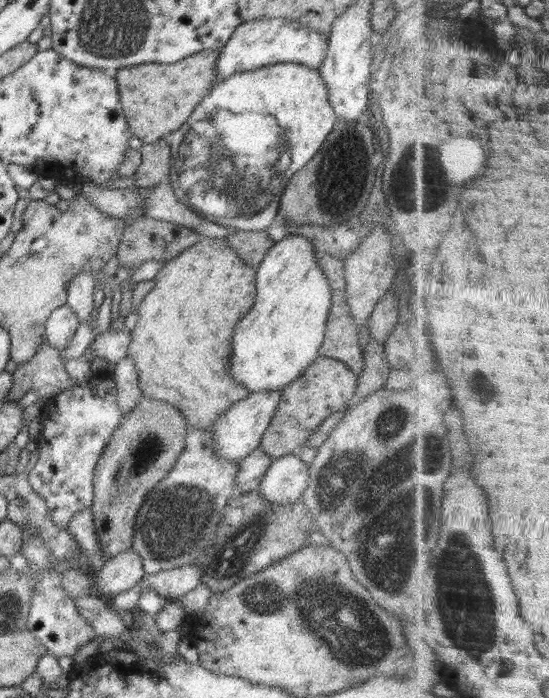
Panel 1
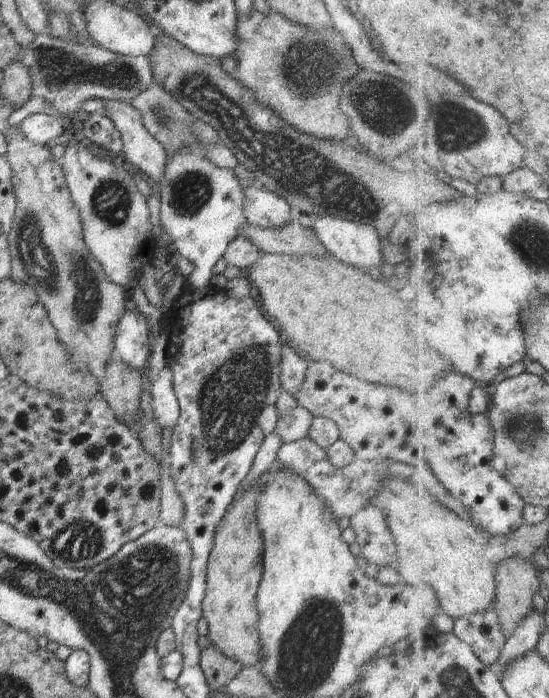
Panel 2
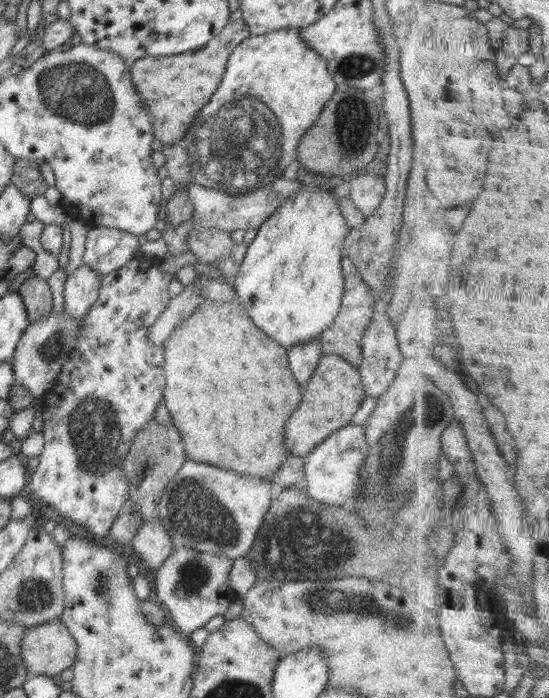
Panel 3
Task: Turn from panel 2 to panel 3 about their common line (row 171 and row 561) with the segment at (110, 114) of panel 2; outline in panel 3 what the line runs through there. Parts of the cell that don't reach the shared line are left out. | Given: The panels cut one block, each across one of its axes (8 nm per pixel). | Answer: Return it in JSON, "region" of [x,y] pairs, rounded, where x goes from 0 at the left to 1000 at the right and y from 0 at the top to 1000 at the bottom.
{"region":[[[277,742],[253,752],[246,771],[239,775],[240,791],[251,794],[253,811],[262,819],[290,815],[295,807],[315,792],[306,762],[288,742]]]}

